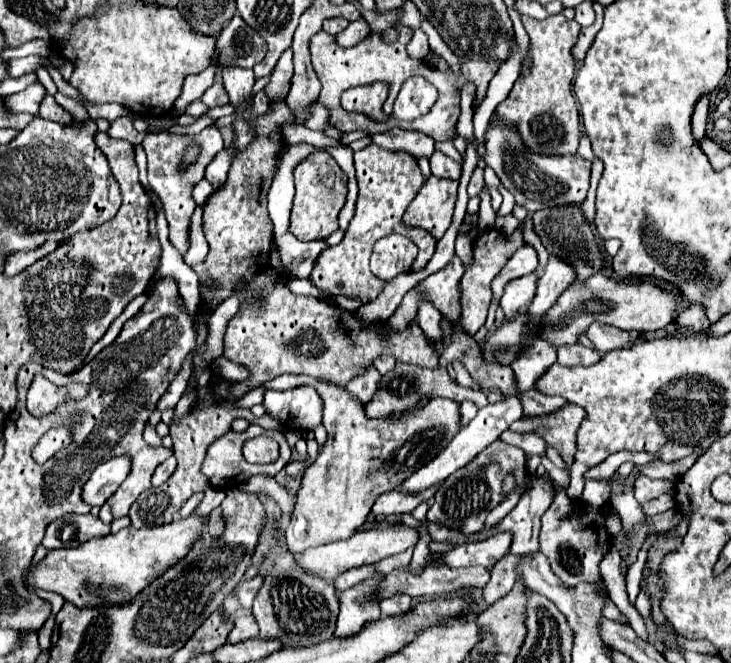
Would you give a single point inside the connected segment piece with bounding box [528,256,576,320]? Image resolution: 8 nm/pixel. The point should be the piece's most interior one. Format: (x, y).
(557, 277)

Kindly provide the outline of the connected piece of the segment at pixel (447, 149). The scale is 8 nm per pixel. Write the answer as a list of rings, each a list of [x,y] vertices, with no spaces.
[[[452,140],[444,141],[444,142],[436,142],[435,143],[435,150],[441,151],[445,155],[449,156],[459,164],[463,164],[463,157],[460,153],[456,150],[453,145]]]

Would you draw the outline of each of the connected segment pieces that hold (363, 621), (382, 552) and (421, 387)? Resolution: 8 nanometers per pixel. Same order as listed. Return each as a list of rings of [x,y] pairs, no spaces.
[[[374,570],[366,580],[340,592],[340,614],[334,636],[346,638],[348,634],[358,634],[368,622],[382,616],[376,594],[384,578],[382,572]]]
[[[402,526],[402,528],[368,528],[368,530],[360,530],[356,532],[352,538],[348,540],[340,540],[340,542],[330,542],[330,544],[322,544],[316,546],[312,550],[304,550],[304,554],[296,554],[294,560],[298,564],[298,570],[302,572],[310,572],[318,578],[324,580],[334,580],[336,576],[340,576],[342,572],[350,570],[350,568],[358,568],[358,566],[368,566],[374,562],[380,562],[388,556],[400,554],[406,548],[414,546],[418,542],[418,532],[414,528]]]
[[[396,362],[396,366],[384,374],[380,378],[380,386],[376,390],[376,394],[372,396],[372,402],[366,402],[364,412],[368,418],[384,418],[388,414],[392,414],[394,410],[404,410],[406,406],[414,404],[420,400],[420,396],[424,394],[436,394],[444,398],[452,398],[456,402],[462,400],[474,400],[478,408],[482,408],[484,404],[488,404],[487,395],[482,390],[468,390],[468,388],[460,388],[458,384],[454,384],[446,368],[438,366],[436,370],[428,370],[428,368],[420,368],[420,366],[412,366],[412,364],[404,364],[404,362]]]

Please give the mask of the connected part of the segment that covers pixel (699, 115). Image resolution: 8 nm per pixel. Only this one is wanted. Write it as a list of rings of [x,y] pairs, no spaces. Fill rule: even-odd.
[[[702,98],[692,114],[692,132],[696,140],[702,140],[706,136],[706,120],[708,120],[708,98]]]

